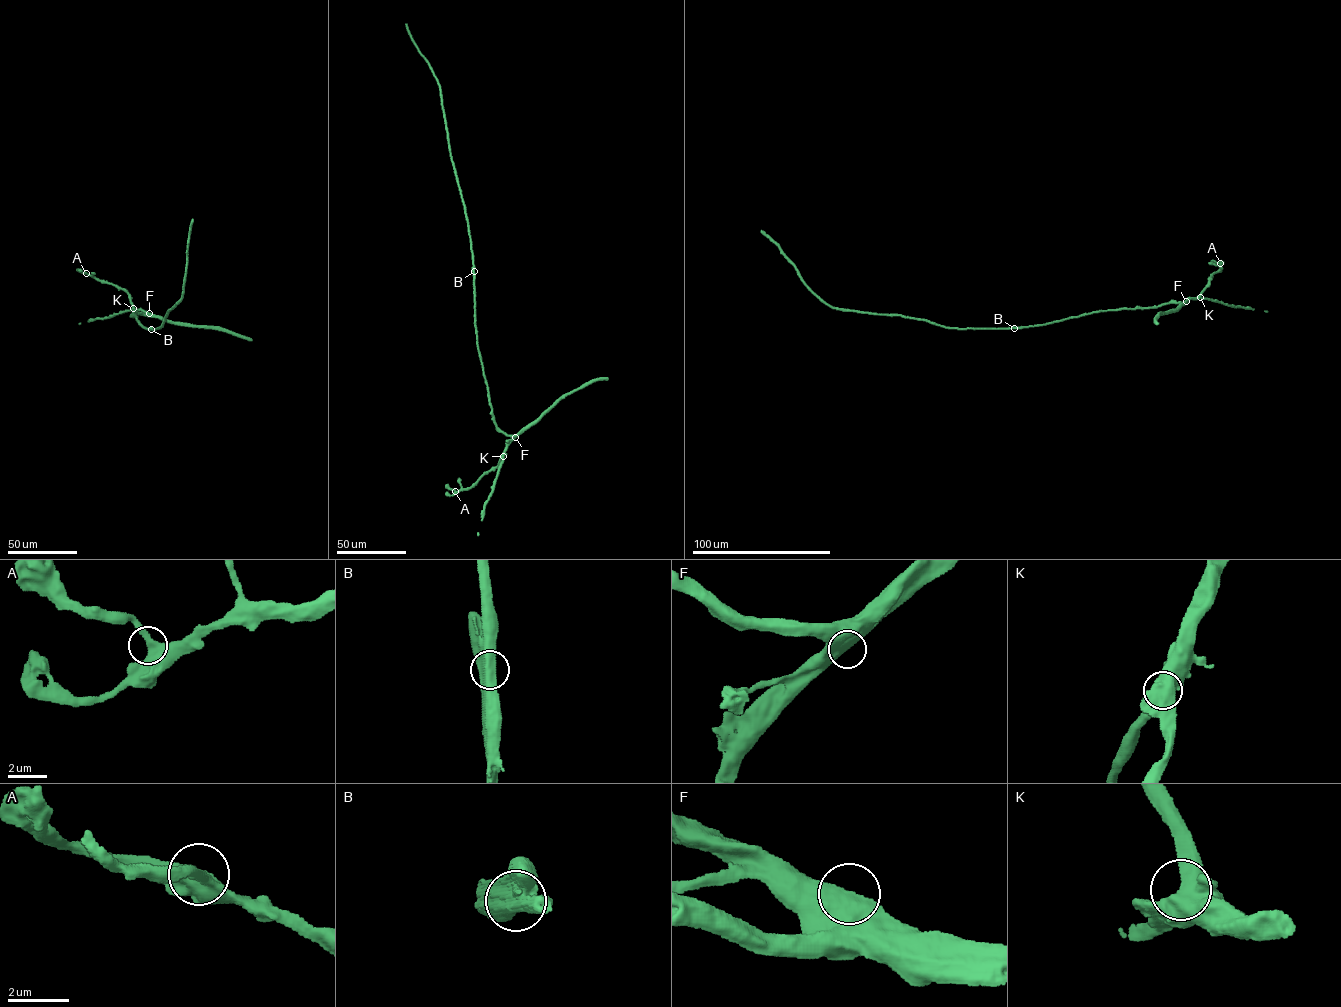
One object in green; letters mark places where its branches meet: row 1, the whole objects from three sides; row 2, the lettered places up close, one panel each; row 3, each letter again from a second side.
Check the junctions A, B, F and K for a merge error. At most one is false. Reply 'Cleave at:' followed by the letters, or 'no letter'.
Cleave at: B

